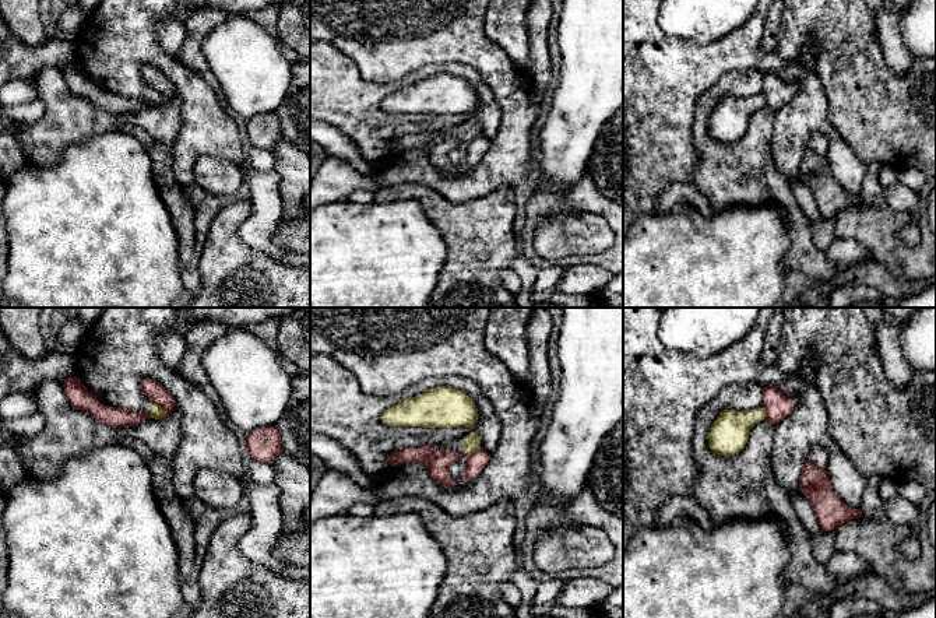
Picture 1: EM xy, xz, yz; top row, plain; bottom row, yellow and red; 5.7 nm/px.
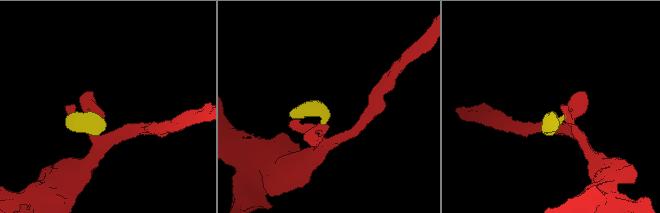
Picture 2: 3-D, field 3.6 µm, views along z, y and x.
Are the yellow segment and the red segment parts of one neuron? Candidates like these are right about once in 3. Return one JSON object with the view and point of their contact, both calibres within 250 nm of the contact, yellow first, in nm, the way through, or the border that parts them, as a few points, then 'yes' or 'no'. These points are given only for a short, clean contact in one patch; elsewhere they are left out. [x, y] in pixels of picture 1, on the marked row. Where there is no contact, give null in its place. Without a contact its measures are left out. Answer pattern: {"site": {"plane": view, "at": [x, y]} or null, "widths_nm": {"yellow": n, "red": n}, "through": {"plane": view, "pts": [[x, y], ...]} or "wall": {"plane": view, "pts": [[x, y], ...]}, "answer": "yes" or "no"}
{"site": {"plane": "xy", "at": [161, 407]}, "widths_nm": {"yellow": 70, "red": 110}, "wall": {"plane": "xy", "pts": [[152, 401], [161, 407], [165, 415]]}, "answer": "no"}

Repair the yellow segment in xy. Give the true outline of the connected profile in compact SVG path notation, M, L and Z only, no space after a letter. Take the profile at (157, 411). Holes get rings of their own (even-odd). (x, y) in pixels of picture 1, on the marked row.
M105 308L74 352L77 378L105 405L165 418L161 405L141 390L144 378L161 383L182 410L180 443L172 463L172 485L180 501L194 496L194 478L203 468L237 477L250 502L250 529L239 538L239 551L251 562L292 579L310 579L310 565L293 566L275 556L282 531L278 489L244 484L243 446L221 419L201 387L183 379L159 358L154 340L163 330L184 336L193 322L172 308Z

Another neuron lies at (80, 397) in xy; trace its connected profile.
M77 376L67 378L63 382L63 387L74 408L88 411L95 419L105 425L123 428L152 418L151 414L142 411L115 408L102 404Z

